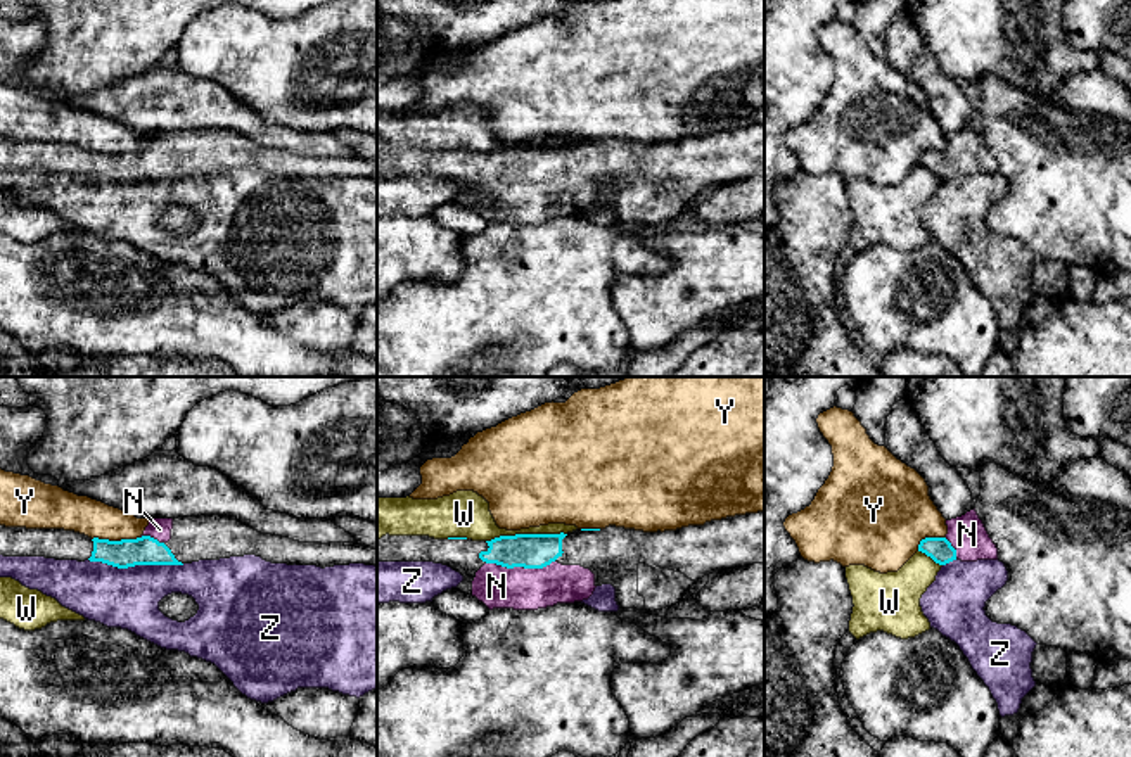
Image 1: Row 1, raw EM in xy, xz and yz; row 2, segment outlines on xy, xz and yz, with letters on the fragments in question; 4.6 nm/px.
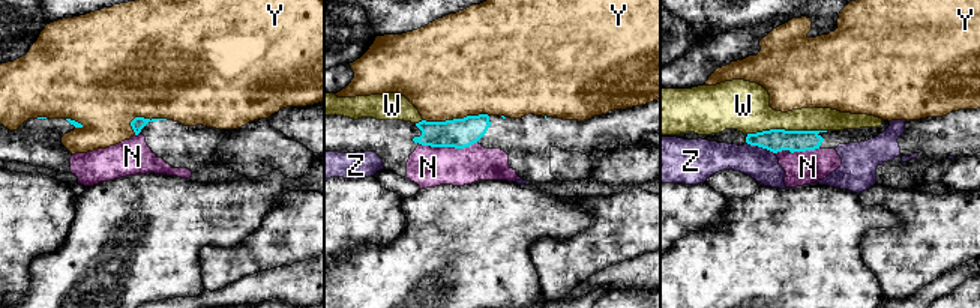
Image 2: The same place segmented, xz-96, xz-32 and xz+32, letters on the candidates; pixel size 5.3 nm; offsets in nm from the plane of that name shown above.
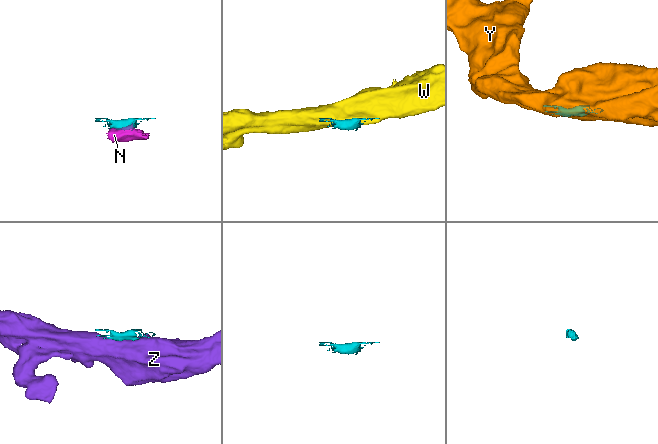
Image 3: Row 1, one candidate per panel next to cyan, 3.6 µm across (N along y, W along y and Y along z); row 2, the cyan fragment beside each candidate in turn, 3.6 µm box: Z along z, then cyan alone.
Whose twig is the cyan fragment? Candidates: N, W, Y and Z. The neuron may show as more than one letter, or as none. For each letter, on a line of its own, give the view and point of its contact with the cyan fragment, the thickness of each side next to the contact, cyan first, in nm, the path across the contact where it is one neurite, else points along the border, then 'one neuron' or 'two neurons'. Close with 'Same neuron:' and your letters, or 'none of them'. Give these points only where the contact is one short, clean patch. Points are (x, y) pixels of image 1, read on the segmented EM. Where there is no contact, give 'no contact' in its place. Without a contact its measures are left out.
N: meets cyan in xz at (519, 566); 160 nm thick on the cyan side, 200 nm on the other; one neuron
W: meets cyan in xz at (526, 534); 160 nm thick on the cyan side, 170 nm on the other; two neurons
Y: meets cyan in xy at (115, 541); 140 nm thick on the cyan side, 170 nm on the other; two neurons
Z: meets cyan in xy at (137, 564); 140 nm thick on the cyan side, 280 nm on the other; two neurons
Same neuron: N

